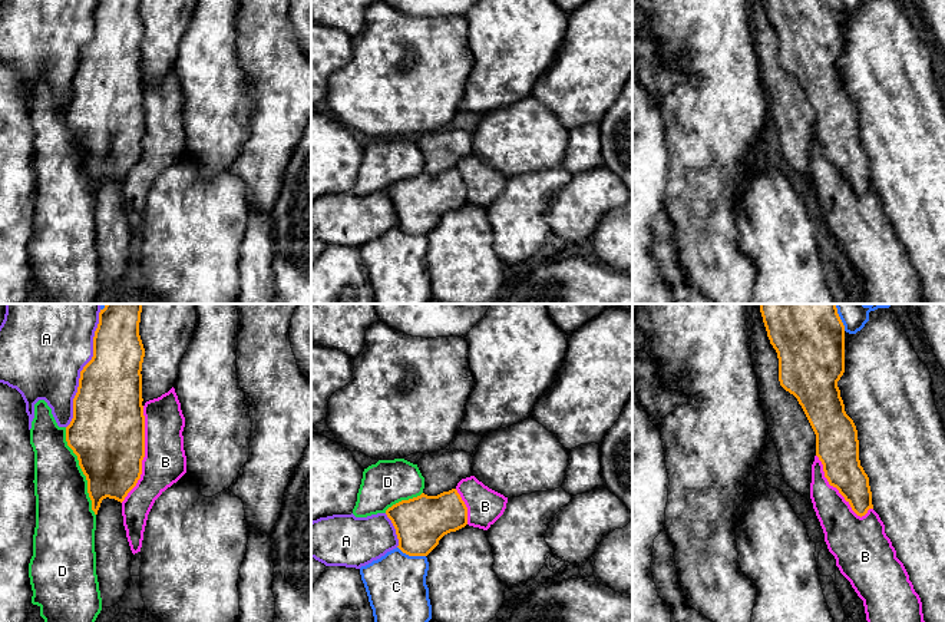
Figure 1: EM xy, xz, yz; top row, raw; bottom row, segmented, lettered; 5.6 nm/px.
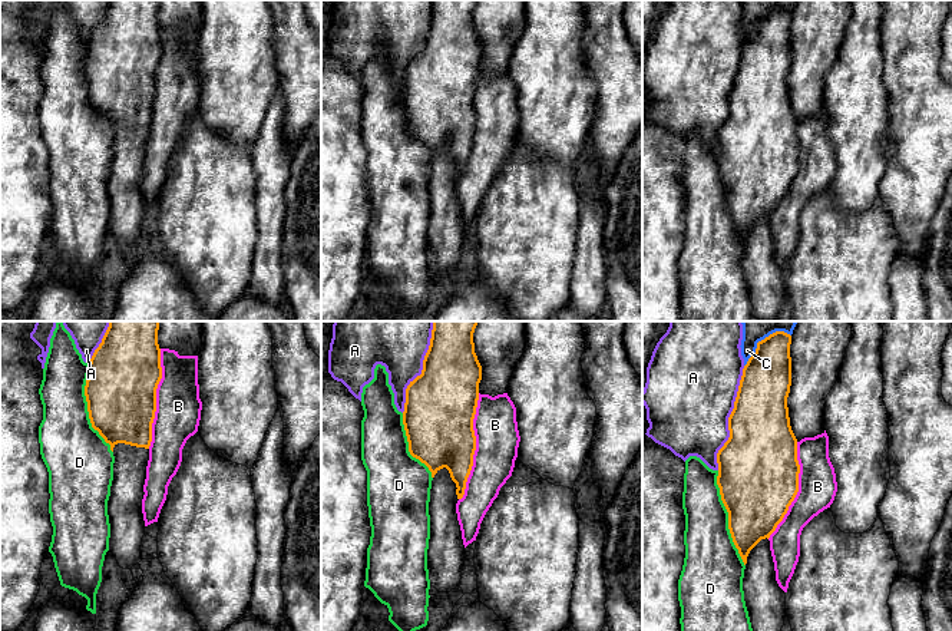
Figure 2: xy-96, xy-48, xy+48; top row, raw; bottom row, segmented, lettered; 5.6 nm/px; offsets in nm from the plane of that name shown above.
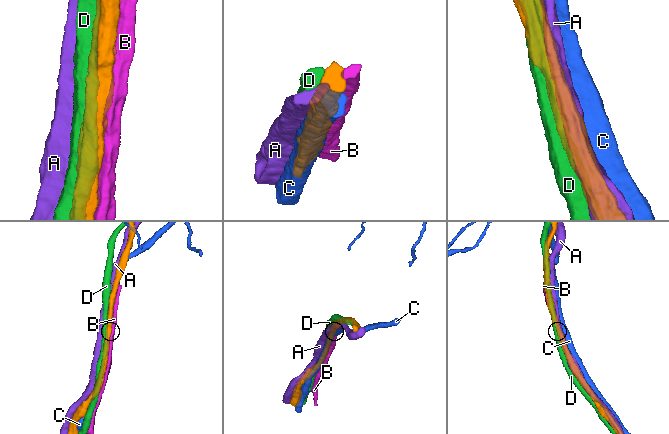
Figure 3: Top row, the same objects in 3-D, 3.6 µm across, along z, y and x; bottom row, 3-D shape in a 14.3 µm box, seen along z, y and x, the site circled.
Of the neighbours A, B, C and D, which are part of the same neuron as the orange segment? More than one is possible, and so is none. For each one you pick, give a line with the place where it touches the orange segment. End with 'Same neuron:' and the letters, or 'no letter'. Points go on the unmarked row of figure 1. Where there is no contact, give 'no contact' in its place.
Same neuron: no letter

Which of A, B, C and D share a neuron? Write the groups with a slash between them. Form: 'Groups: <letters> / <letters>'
Groups: A / B / C / D

